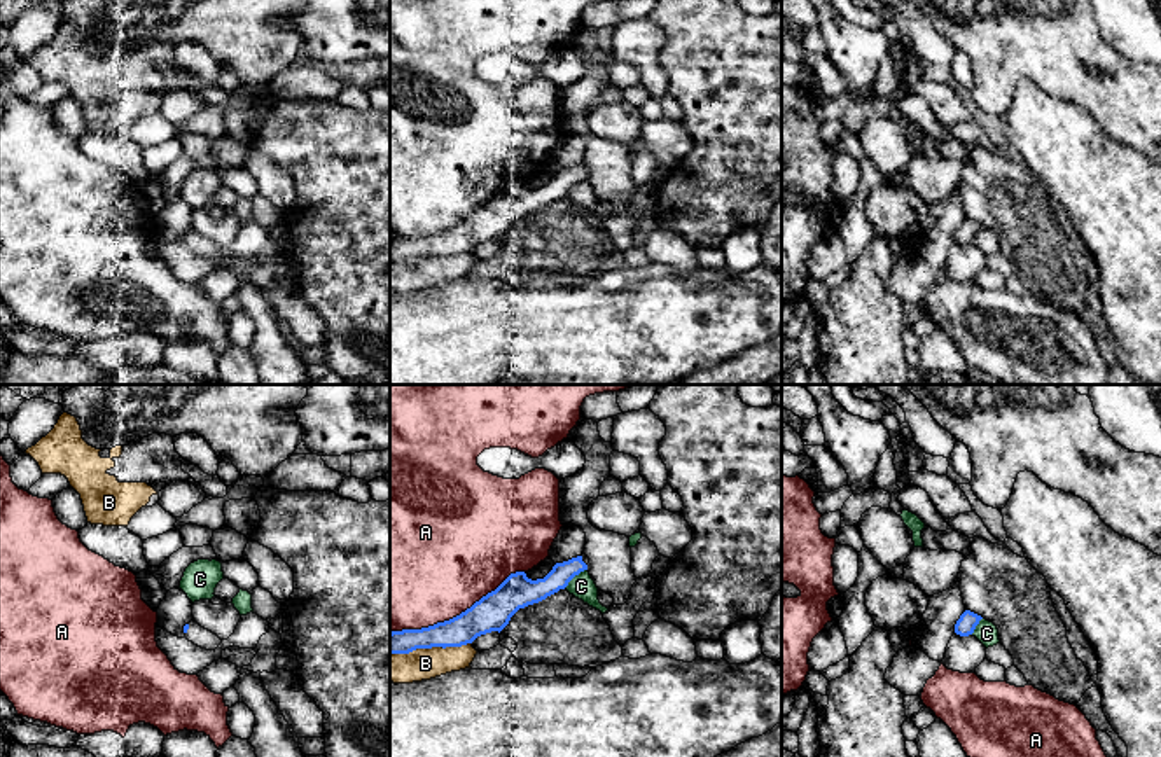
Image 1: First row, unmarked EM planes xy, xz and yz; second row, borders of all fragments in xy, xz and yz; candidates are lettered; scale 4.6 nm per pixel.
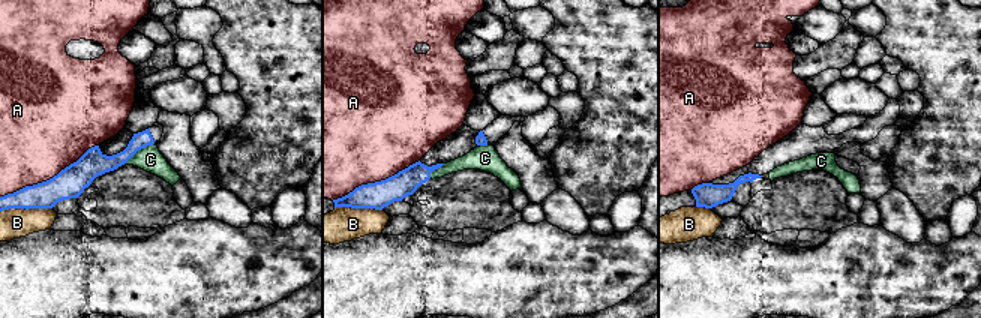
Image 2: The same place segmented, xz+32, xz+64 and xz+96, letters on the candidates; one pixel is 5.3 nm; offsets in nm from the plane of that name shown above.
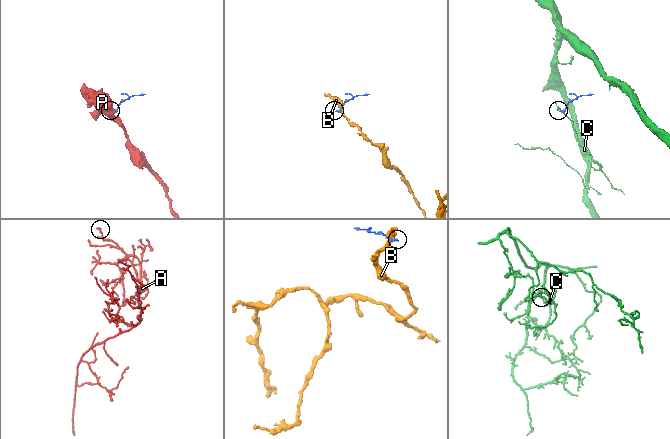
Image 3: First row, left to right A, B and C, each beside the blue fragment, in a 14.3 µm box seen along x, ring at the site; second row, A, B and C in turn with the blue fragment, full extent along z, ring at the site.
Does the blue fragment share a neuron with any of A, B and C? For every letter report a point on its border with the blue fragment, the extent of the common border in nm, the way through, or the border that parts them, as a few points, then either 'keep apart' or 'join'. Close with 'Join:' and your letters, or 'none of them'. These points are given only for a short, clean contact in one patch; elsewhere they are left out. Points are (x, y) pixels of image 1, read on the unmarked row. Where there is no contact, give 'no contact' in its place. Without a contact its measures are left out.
A: contact xz (457, 224); length 650 nm; keep apart
B: contact xz (431, 256); length 380 nm; keep apart
C: contact xz (574, 184); length 140 nm; border xz (586, 177), (563, 196); keep apart
Join: none of them

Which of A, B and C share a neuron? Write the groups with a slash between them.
A / B / C

